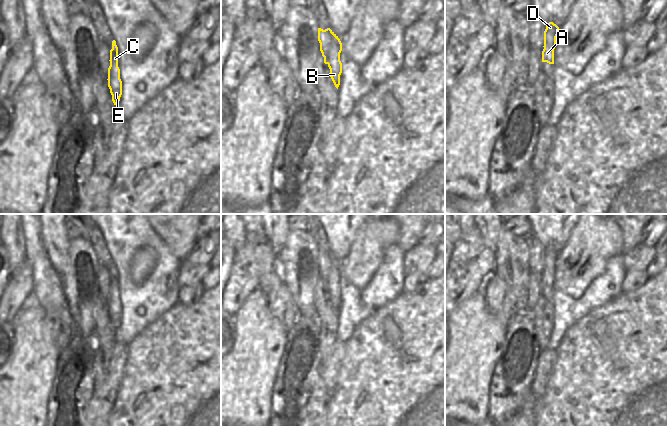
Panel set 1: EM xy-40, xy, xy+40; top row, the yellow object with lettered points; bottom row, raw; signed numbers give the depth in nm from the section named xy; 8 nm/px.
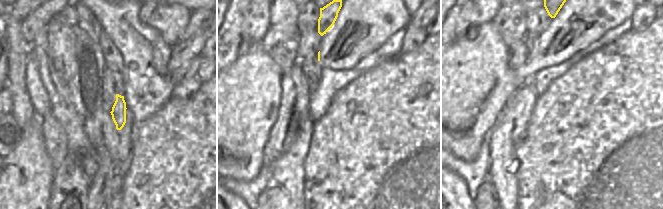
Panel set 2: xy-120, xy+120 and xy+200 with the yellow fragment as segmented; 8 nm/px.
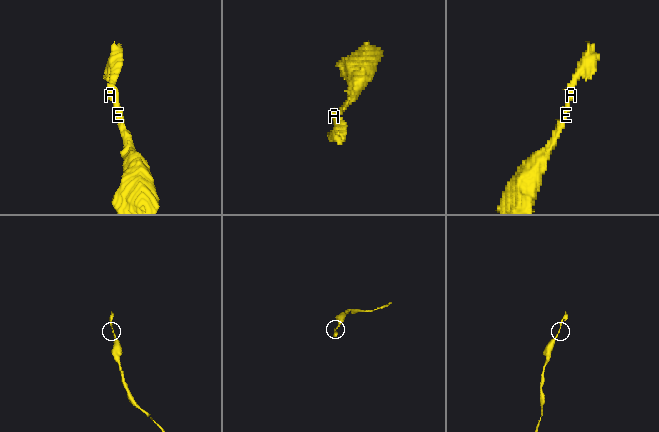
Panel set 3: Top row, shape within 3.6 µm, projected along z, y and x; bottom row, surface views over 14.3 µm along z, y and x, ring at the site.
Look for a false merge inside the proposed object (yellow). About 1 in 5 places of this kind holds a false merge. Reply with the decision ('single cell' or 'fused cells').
single cell

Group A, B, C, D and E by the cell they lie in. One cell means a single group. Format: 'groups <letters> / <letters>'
groups A B C D E

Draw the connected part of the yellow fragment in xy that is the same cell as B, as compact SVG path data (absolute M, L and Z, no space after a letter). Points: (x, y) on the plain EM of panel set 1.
M318 252L318 265L320 267L320 275L324 281L324 287L328 289L330 301L338 313L342 297L342 287L340 285L342 267L330 252L325 254Z

